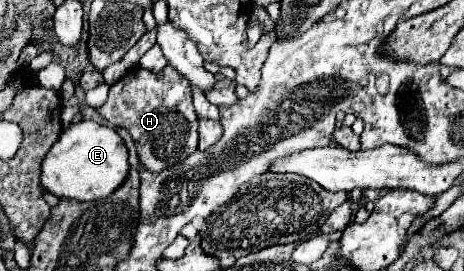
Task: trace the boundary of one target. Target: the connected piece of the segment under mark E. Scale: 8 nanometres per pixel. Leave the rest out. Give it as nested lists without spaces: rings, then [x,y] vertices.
[[[93,120],[71,124],[61,132],[41,162],[41,184],[59,198],[91,202],[113,194],[129,176],[129,150],[111,128]]]

